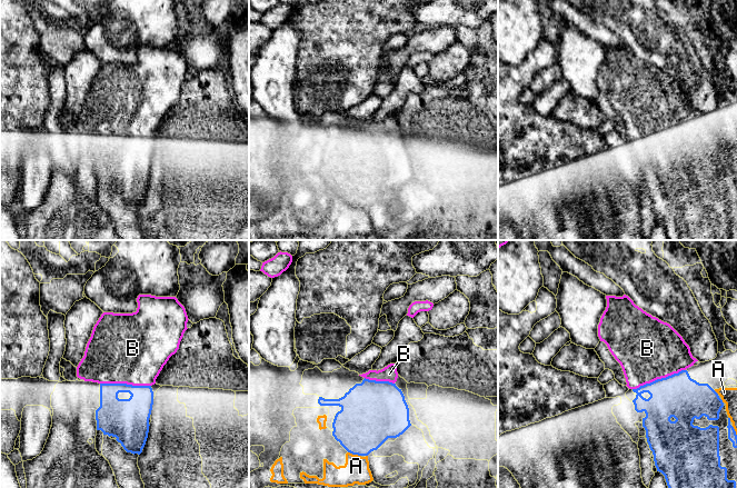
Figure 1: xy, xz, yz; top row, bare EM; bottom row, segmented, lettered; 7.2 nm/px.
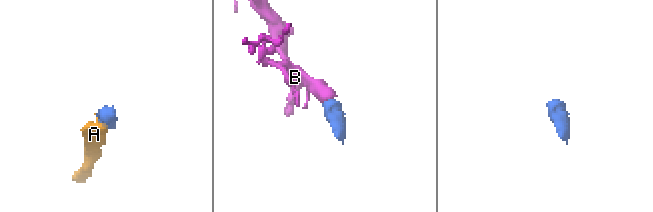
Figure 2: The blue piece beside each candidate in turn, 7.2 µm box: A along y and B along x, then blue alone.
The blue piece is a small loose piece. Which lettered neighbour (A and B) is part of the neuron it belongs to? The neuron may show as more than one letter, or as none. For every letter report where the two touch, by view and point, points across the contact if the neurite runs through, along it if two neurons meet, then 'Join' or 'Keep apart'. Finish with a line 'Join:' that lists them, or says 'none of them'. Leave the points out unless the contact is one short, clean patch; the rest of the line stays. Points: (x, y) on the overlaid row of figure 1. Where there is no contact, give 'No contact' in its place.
A: Touches blue at xz (355, 454). Keep apart
B: Touches blue at yz (658, 379). Join
Join: B

